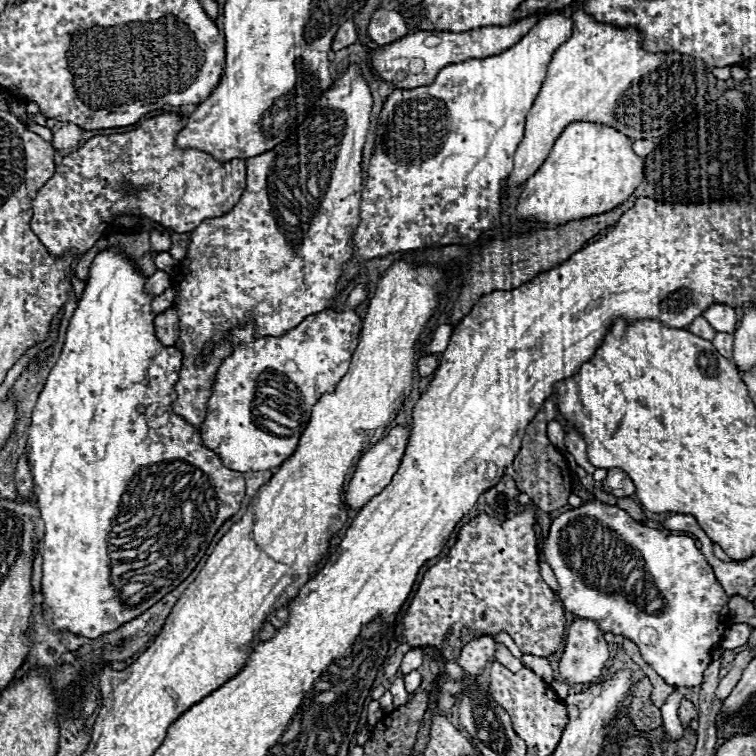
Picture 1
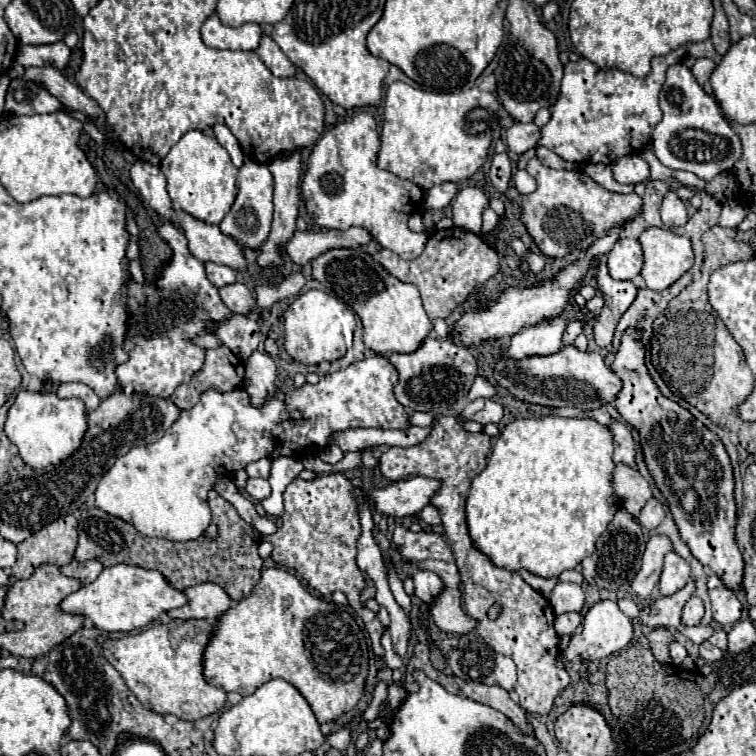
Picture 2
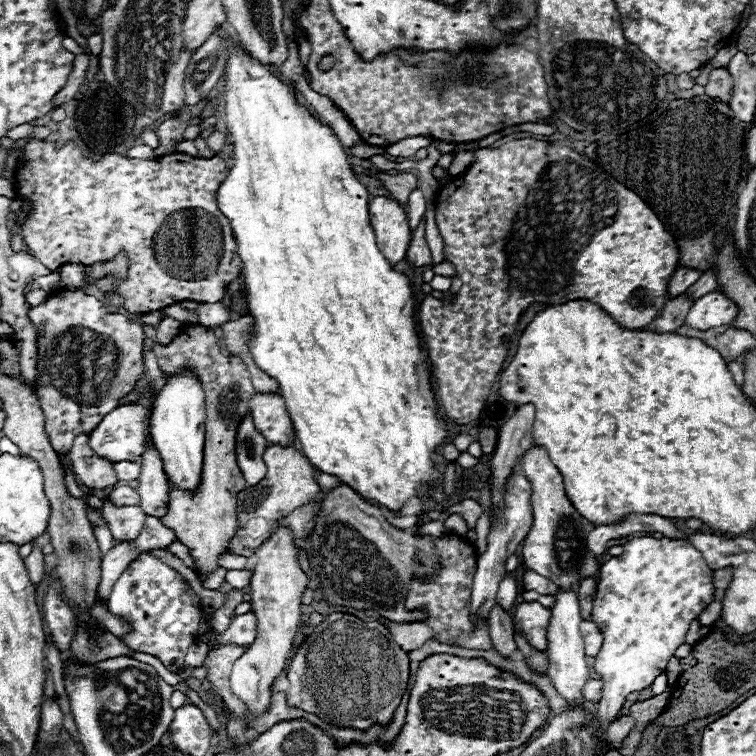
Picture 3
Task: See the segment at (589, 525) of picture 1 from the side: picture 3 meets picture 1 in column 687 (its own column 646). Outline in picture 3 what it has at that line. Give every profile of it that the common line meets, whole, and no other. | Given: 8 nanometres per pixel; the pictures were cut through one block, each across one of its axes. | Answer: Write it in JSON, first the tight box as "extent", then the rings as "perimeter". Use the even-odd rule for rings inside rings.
{"extent":[592,536,714,748],"perimeter":[[[636,536],[630,538],[624,546],[620,556],[610,558],[602,564],[596,580],[596,594],[594,594],[594,608],[592,608],[592,622],[598,624],[604,642],[600,652],[594,658],[594,672],[600,674],[604,682],[602,698],[596,708],[596,720],[600,722],[596,730],[596,738],[600,738],[602,746],[606,748],[606,728],[610,722],[616,720],[626,696],[634,690],[648,688],[656,676],[666,672],[668,660],[674,656],[680,644],[686,644],[686,634],[706,606],[714,600],[714,578],[704,560],[704,556],[690,544],[688,538],[652,538],[652,536]]]}

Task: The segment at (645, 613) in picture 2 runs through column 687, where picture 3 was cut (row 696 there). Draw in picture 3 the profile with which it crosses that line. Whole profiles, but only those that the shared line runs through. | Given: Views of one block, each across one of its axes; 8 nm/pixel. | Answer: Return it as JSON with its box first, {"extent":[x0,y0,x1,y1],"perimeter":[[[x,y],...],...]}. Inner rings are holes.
{"extent":[584,680,602,702],"perimeter":[[[588,680],[586,682],[586,686],[584,686],[584,696],[586,696],[586,700],[592,700],[592,702],[598,702],[600,700],[600,696],[602,696],[602,682],[600,680]]]}

